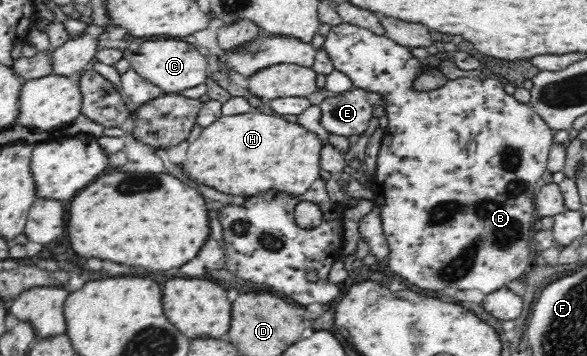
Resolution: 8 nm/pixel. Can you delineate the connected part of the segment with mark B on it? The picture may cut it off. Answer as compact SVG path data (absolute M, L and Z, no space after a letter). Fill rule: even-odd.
M340 23L337 26L327 27L327 36L323 48L326 50L335 69L348 75L354 86L366 90L378 92L384 98L384 109L388 118L388 126L382 139L381 148L377 155L377 171L374 179L369 183L372 191L374 206L380 206L380 218L384 236L390 246L387 265L391 271L404 277L408 283L416 285L424 291L442 291L446 287L452 289L478 289L484 294L506 288L514 279L526 276L533 266L532 256L535 254L531 249L534 237L533 222L537 218L534 215L534 197L538 190L538 180L547 170L550 147L553 144L554 131L527 103L520 103L513 95L506 93L505 84L495 78L484 80L478 77L458 77L454 81L448 80L437 90L418 91L412 88L414 80L426 71L421 66L420 60L411 54L408 47L398 45L389 37L379 36L368 29Z

